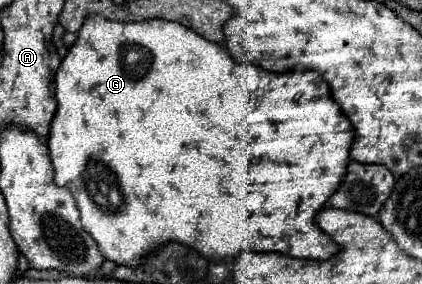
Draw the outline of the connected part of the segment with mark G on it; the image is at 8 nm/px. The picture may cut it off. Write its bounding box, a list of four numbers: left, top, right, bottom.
[48,16,354,266]

